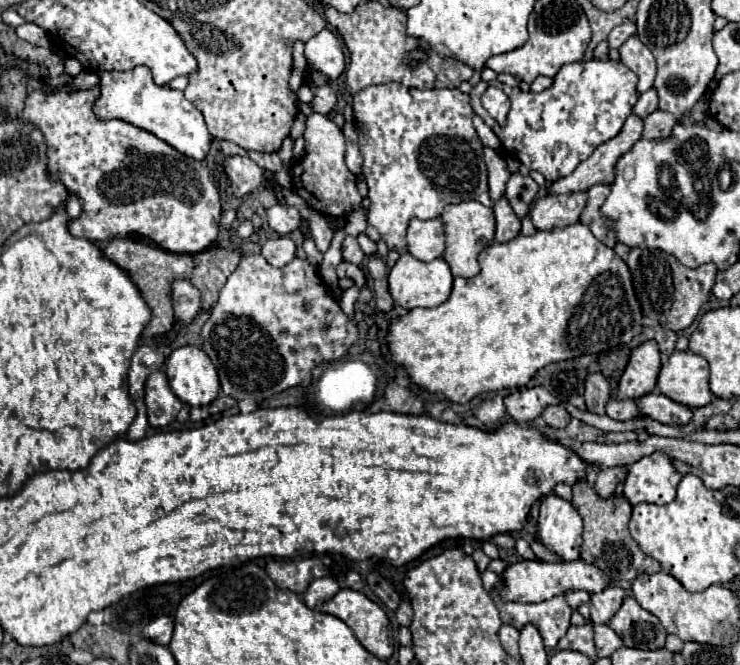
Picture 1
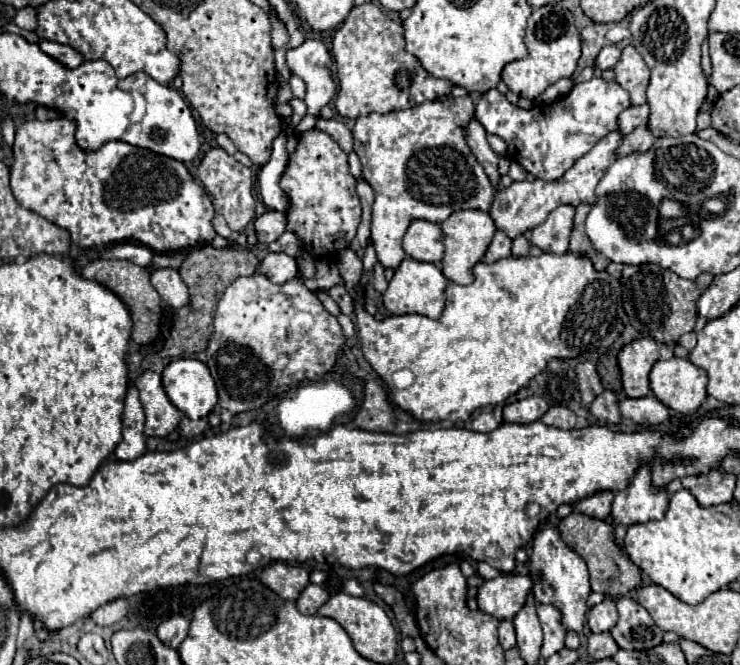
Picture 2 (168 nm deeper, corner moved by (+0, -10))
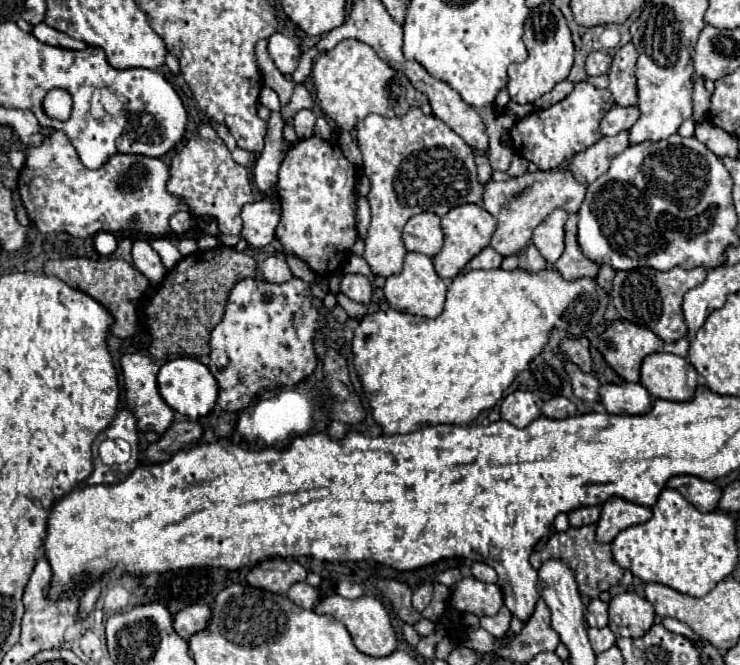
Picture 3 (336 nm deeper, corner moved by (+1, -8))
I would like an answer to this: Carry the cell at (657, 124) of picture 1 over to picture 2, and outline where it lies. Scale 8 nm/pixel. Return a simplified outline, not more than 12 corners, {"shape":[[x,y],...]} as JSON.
{"shape":[[648,126],[630,132],[616,156],[646,152],[656,142]]}

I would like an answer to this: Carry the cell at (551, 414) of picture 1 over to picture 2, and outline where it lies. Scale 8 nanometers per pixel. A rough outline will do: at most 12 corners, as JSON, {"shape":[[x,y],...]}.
{"shape":[[552,406],[542,422],[560,430],[572,430],[576,416],[564,406]]}

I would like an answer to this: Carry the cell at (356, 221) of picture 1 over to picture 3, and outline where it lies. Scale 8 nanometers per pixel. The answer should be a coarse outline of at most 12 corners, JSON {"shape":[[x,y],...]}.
{"shape":[[359,40],[317,56],[311,80],[355,166],[351,134],[369,114],[427,102]]}

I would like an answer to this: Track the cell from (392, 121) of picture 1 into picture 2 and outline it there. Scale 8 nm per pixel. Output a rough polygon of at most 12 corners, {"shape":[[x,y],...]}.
{"shape":[[472,98],[366,114],[354,152],[384,268],[414,220],[490,210]]}

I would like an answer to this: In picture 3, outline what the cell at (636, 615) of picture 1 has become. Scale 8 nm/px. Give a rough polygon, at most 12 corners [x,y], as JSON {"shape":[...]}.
{"shape":[[623,592],[609,602],[615,636],[639,638],[655,624],[649,600]]}

